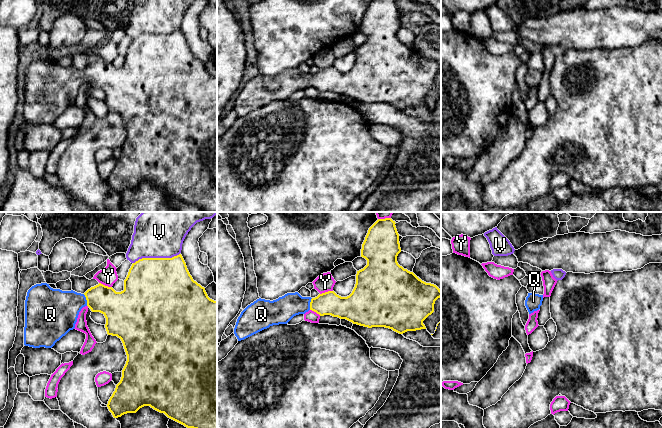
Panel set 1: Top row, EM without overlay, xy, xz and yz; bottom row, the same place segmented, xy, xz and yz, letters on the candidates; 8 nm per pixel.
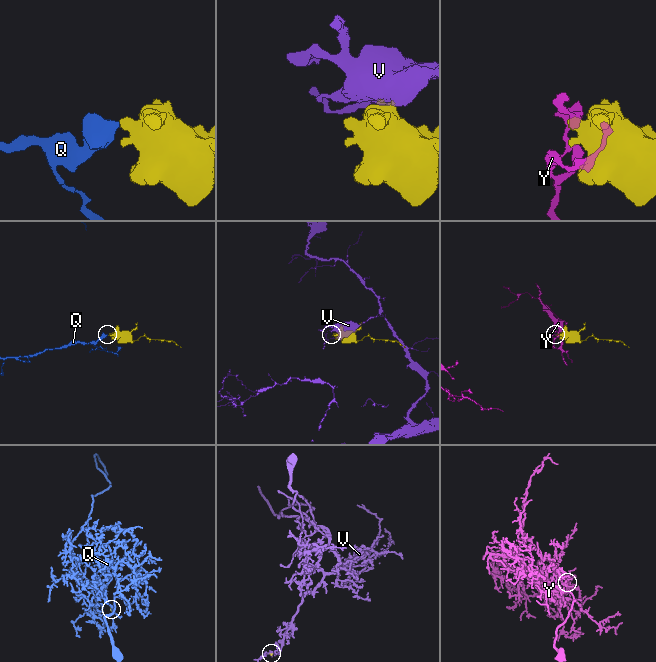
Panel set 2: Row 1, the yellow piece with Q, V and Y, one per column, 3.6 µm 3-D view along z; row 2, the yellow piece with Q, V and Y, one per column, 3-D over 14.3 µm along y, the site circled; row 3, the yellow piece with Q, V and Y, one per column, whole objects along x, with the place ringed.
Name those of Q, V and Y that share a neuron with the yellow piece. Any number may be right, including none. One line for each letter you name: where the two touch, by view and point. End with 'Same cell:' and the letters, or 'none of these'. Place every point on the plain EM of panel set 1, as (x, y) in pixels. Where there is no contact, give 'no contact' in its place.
Q: contact xy (86, 75)
Same cell: Q

